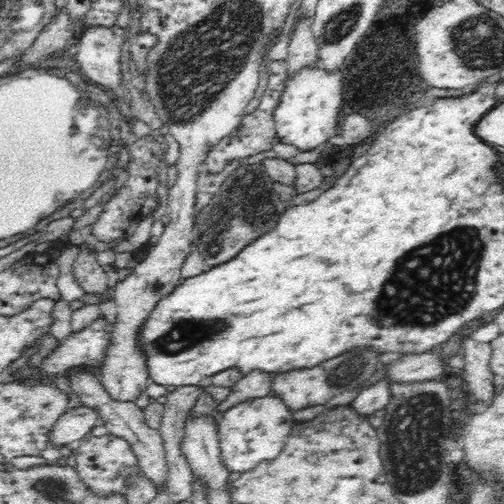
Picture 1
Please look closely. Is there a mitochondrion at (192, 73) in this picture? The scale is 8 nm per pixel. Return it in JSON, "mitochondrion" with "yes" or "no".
{"mitochondrion":"yes"}

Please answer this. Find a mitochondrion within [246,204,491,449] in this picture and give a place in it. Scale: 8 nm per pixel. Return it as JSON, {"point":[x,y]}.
{"point":[421,290]}

